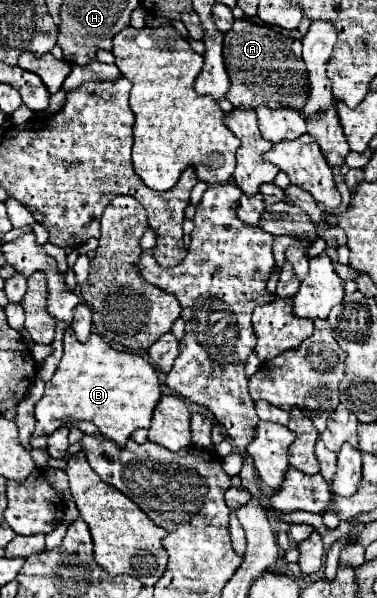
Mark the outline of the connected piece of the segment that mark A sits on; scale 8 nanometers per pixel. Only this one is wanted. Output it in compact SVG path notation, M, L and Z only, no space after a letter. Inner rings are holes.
M236 19L232 29L224 33L224 63L232 81L226 99L234 107L256 109L260 105L272 109L304 109L310 93L306 63L302 61L300 39L286 37L268 25L250 19Z

